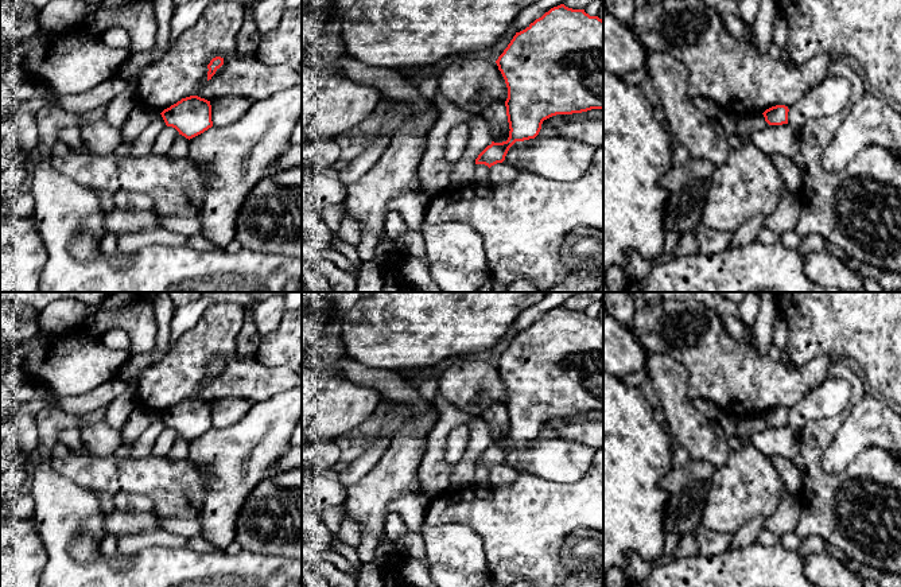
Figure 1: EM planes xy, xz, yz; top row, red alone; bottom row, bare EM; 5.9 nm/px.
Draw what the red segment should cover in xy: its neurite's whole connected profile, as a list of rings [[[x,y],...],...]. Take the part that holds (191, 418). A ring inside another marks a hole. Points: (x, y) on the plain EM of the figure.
[[[198,397],[182,400],[160,416],[167,428],[175,429],[189,442],[213,428],[210,403]]]

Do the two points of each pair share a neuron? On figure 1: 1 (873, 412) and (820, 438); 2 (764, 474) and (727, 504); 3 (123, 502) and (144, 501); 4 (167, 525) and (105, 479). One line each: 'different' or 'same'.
1: different
2: same
3: same
4: different

